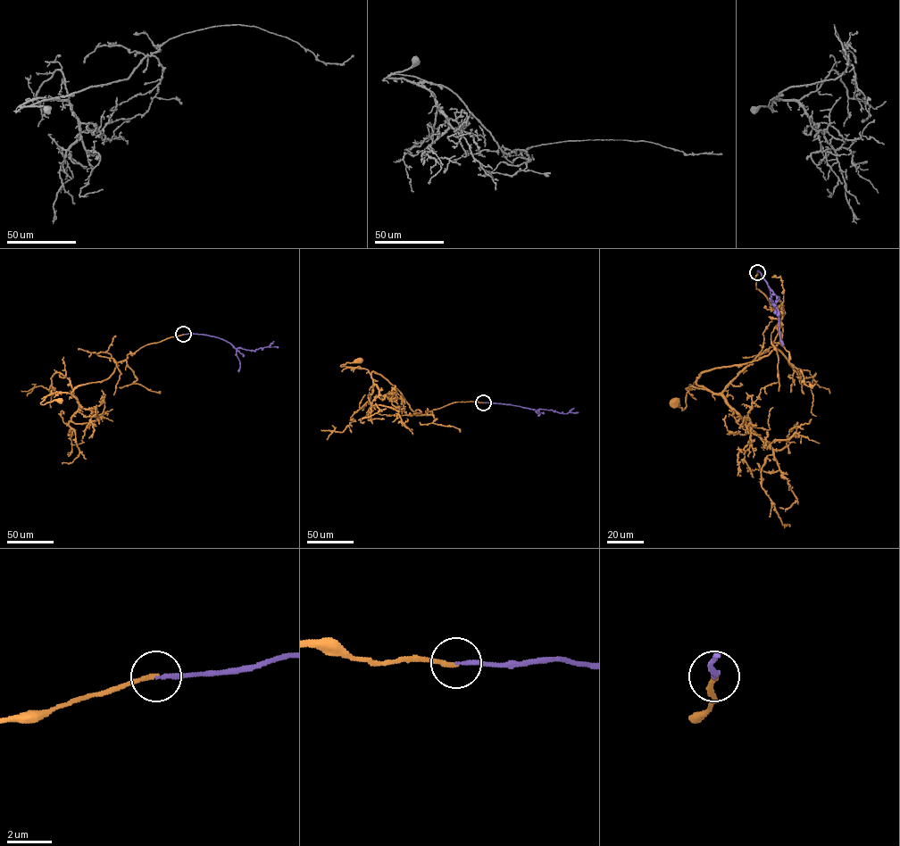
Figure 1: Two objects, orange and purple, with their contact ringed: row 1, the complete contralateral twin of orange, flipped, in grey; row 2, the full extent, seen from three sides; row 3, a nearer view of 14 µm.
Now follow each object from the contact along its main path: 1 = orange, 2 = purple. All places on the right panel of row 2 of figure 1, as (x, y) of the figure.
1: (757, 272), (782, 324), (779, 344), (703, 372), (704, 389), (687, 386), (683, 410), (674, 401)
2: (757, 272), (767, 282), (772, 303), (779, 299), (776, 297)

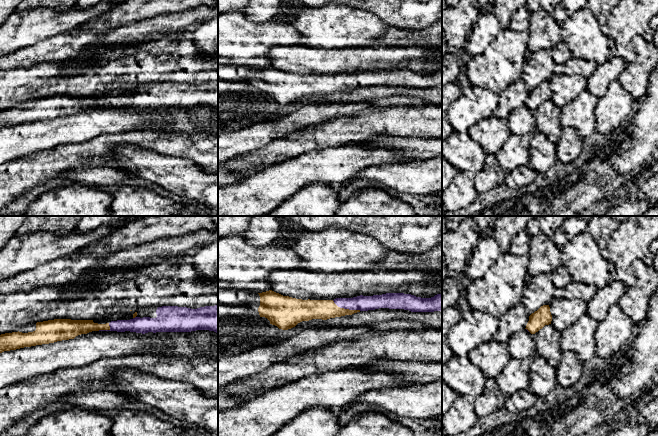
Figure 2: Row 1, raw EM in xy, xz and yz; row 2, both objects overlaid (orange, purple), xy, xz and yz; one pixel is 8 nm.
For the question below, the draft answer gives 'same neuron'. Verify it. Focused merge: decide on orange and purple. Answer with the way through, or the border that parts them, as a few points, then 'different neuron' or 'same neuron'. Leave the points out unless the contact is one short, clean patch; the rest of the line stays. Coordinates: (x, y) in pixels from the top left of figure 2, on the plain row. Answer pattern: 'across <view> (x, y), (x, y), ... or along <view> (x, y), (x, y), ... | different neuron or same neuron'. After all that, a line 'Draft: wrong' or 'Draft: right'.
across xz (315, 85), (346, 85), (351, 81), (363, 79) | same neuron
Draft: right

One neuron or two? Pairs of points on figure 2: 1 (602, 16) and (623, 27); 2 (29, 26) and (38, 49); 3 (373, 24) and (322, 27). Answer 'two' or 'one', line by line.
1: two
2: two
3: one

